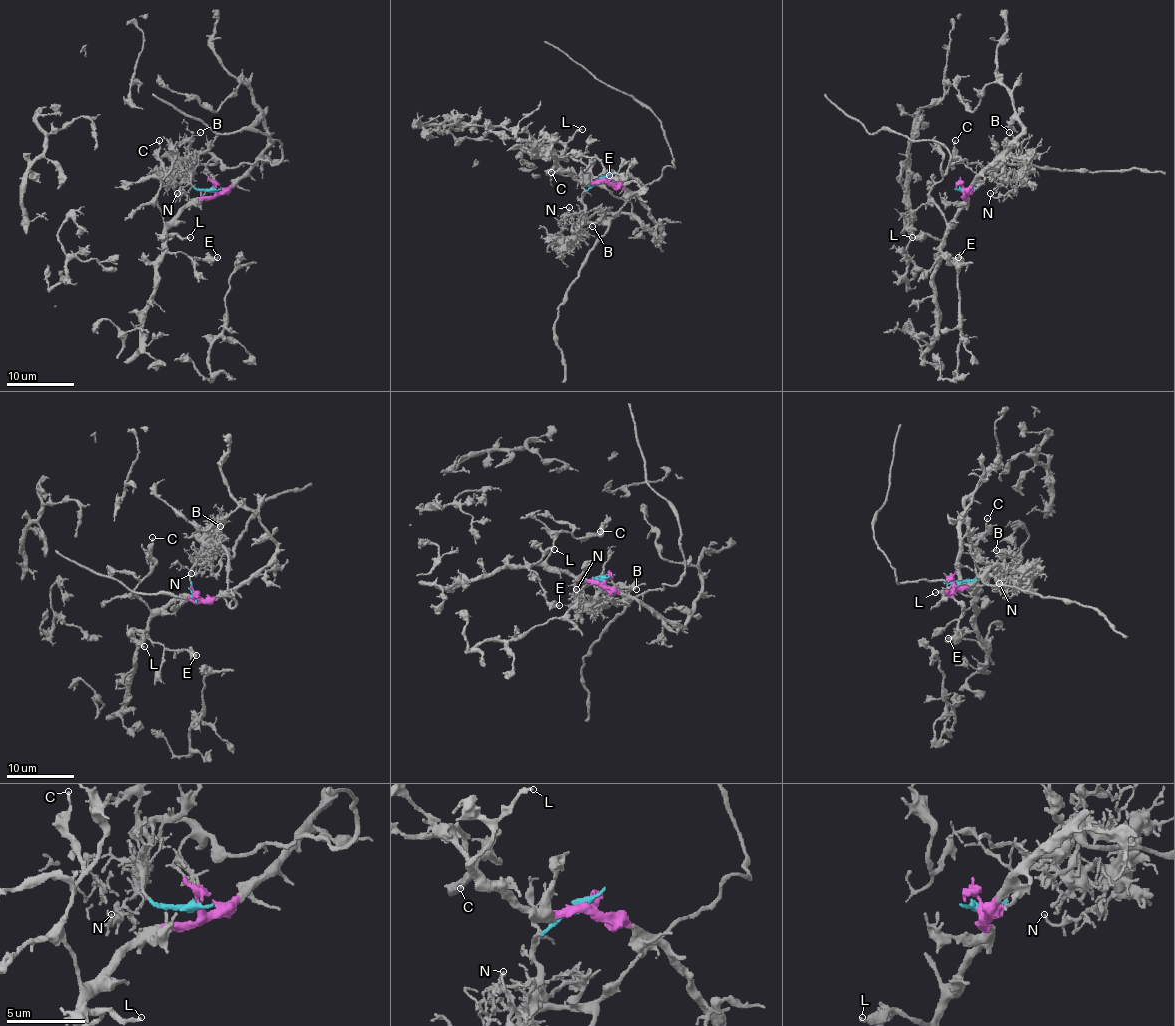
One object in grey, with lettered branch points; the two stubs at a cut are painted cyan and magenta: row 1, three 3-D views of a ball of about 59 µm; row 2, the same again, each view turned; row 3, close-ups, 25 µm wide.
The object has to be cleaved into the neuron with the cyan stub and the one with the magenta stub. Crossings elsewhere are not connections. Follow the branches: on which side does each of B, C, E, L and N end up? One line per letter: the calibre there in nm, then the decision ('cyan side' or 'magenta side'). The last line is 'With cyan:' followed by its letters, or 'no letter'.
B: 70 nm | cyan side
C: 150 nm | magenta side
E: 240 nm | magenta side
L: 200 nm | magenta side
N: 150 nm | cyan side
With cyan: B, N

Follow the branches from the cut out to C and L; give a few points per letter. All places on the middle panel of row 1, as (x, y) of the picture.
C: (604, 180), (576, 181), (548, 153), (550, 146), (557, 163), (550, 171)
L: (604, 180), (579, 181), (557, 163), (565, 143), (582, 129)

